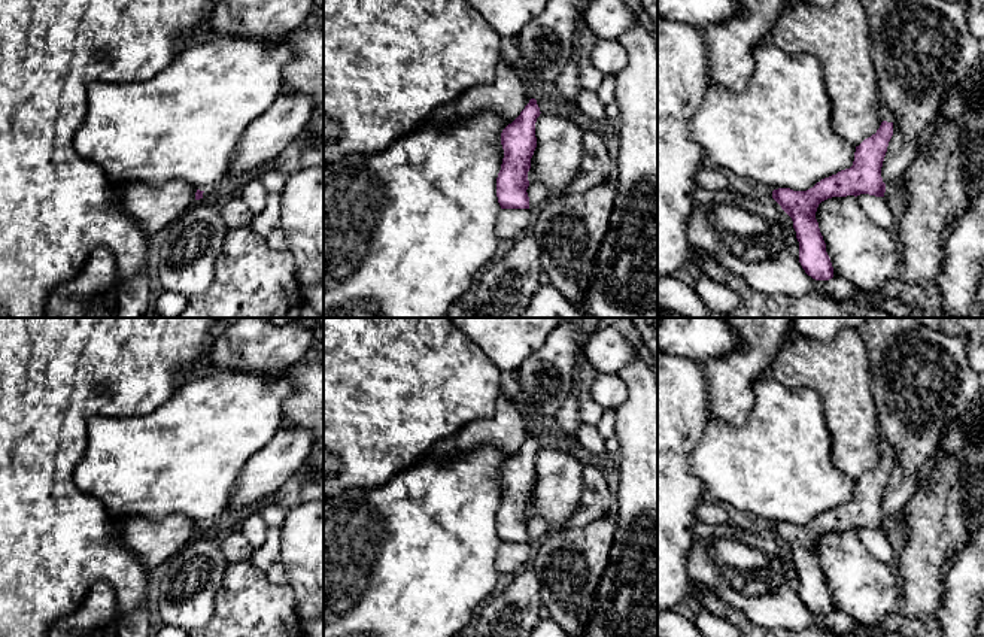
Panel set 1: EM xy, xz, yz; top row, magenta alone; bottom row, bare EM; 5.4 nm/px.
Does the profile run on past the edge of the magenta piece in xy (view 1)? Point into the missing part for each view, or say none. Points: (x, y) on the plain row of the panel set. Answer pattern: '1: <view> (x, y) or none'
1: none

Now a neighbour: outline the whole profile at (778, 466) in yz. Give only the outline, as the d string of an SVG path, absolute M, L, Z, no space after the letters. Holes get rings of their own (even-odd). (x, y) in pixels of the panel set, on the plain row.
M771 374L760 377L753 391L754 404L742 427L729 425L707 410L704 436L689 455L689 467L704 488L720 503L751 512L760 524L771 525L807 525L821 513L850 503L856 480L845 476L832 458L832 437L817 392L811 388L787 386Z

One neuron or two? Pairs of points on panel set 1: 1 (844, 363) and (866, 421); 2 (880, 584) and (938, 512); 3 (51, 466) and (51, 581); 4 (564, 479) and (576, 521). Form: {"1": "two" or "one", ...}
{"1": "one", "2": "two", "3": "one", "4": "two"}

